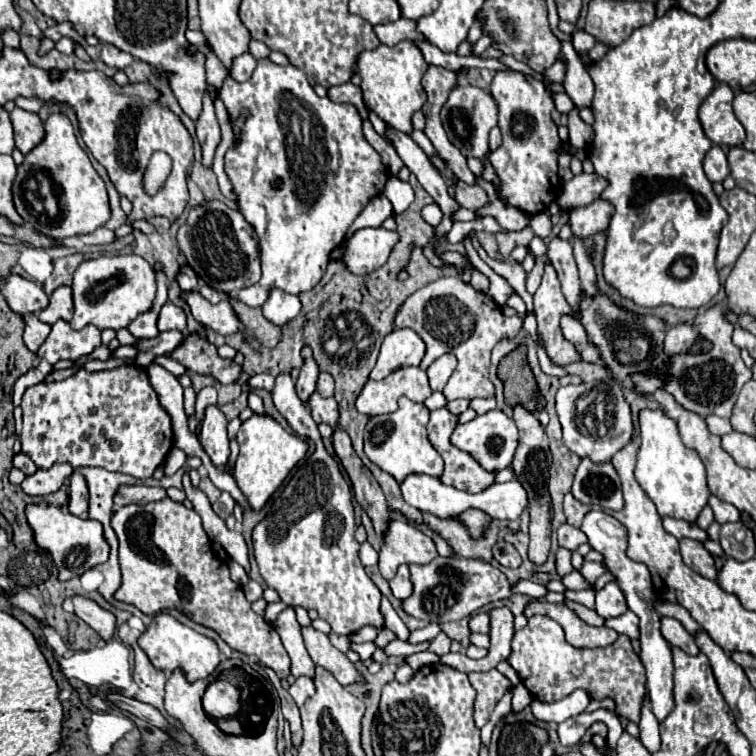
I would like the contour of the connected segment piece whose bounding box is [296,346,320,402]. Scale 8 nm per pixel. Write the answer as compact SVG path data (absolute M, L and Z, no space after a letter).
M304 346L302 348L302 368L300 368L300 376L298 376L298 382L296 382L296 392L300 396L300 400L308 402L308 394L312 394L312 390L316 390L316 380L318 380L318 366L312 358L312 348L310 346Z

